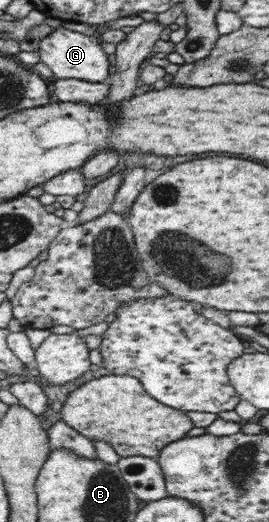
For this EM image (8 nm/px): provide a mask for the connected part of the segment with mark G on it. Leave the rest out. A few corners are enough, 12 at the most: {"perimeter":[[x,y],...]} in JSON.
{"perimeter":[[59,27],[39,42],[58,79],[107,82],[102,45]]}

